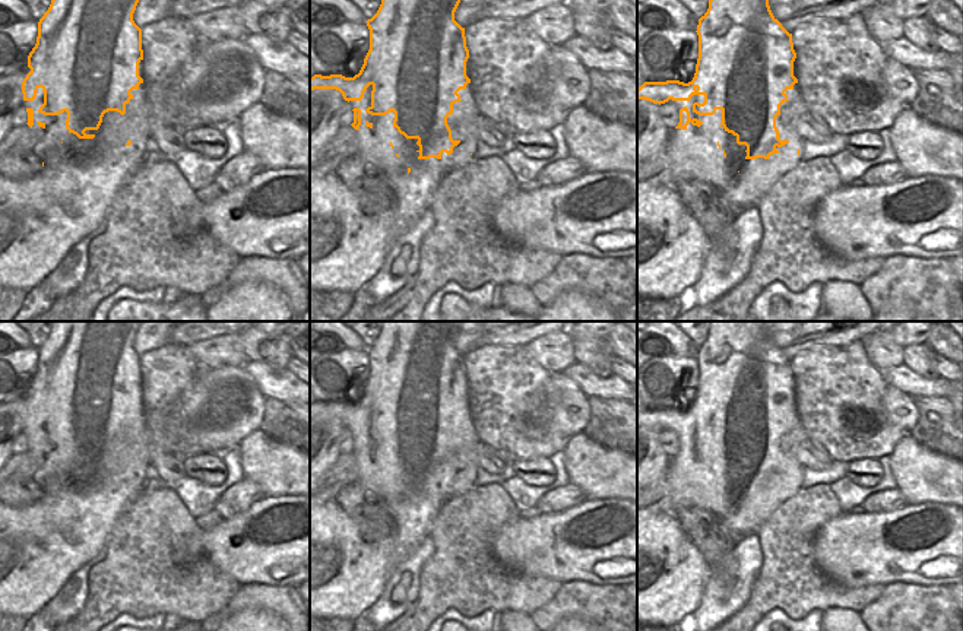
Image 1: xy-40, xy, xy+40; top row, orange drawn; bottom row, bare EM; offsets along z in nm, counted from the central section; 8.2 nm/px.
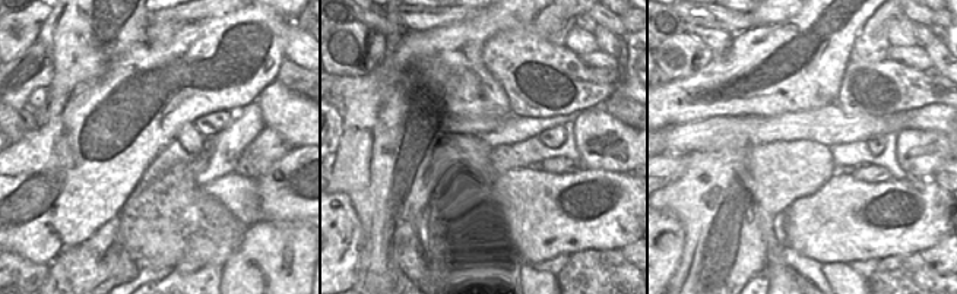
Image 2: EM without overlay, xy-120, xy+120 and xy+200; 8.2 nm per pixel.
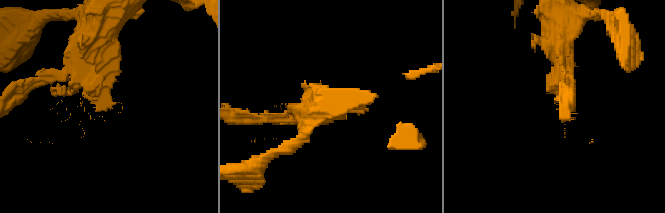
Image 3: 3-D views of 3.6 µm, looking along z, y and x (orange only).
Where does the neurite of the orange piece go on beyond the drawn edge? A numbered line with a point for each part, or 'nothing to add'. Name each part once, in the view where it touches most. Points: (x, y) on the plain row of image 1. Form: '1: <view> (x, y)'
1: xy+40 (713, 519)

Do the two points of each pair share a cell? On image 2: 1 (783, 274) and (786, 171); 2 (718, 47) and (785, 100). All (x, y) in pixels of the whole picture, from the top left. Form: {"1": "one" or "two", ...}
{"1": "two", "2": "two"}

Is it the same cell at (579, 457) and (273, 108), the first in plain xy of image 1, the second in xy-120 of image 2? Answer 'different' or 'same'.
same

